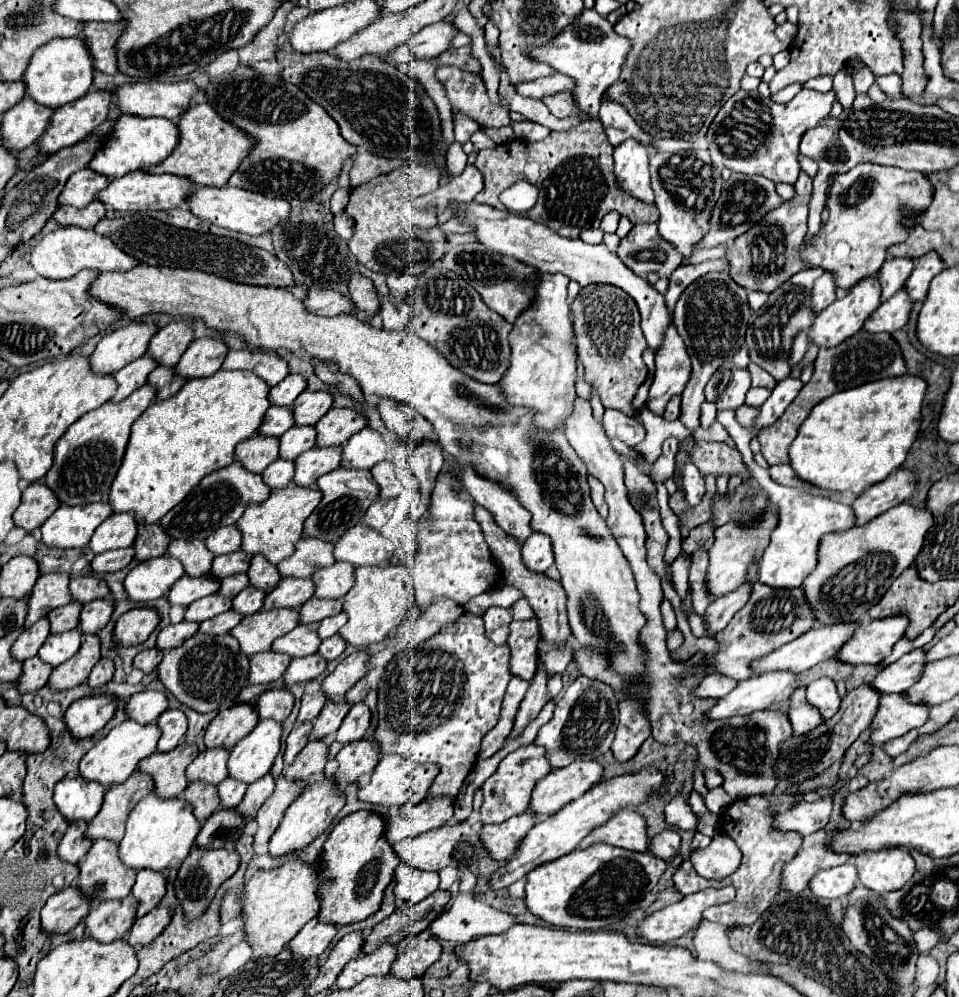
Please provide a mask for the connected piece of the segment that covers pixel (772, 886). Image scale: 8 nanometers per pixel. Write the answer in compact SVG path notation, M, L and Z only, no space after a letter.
M761 795L735 801L723 815L723 831L737 843L737 847L743 853L743 861L739 869L727 877L721 883L707 881L695 873L693 867L685 867L685 861L677 867L673 873L673 885L681 895L697 893L711 885L733 885L737 889L737 895L731 903L725 903L721 907L713 907L707 911L705 919L717 921L725 927L737 927L737 925L751 925L759 919L759 915L771 905L773 897L779 893L779 875L783 865L793 859L793 855L801 849L801 835L799 833L781 833L777 829L771 829L773 813L767 809L771 803L763 799Z

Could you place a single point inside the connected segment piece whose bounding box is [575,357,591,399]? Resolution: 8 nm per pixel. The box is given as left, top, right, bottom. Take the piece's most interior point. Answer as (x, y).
(583, 388)

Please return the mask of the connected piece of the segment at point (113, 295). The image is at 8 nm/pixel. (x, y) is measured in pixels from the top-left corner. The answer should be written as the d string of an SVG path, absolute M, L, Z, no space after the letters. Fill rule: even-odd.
M139 263L139 267L133 267L123 273L99 273L97 279L91 283L89 295L105 305L119 309L125 319L139 319L147 313L169 313L193 319L199 317L209 327L215 327L223 333L239 333L249 345L265 351L305 349L309 357L337 363L339 371L359 381L361 391L365 395L387 397L413 407L433 425L439 443L447 455L451 455L461 467L471 467L473 471L477 471L477 475L495 481L507 489L513 489L517 501L533 515L533 531L543 533L551 539L555 565L561 575L561 585L567 593L567 613L575 643L609 651L611 665L619 673L639 673L645 669L645 653L637 643L639 629L643 627L645 617L639 613L637 607L639 593L635 589L631 567L623 557L617 541L613 539L613 533L609 531L605 519L593 507L593 501L589 497L585 463L581 463L561 429L545 431L533 425L533 409L511 405L505 401L505 393L499 387L469 379L469 375L457 371L433 345L425 343L415 333L377 329L371 323L365 323L353 315L313 315L311 311L307 311L305 303L287 289L237 285L217 275L201 271L151 267Z

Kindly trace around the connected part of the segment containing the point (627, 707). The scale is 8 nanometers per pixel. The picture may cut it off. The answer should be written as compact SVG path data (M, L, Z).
M623 697L619 703L619 711L621 717L619 717L619 727L611 751L615 761L627 763L627 759L633 759L633 755L639 751L641 743L647 737L651 737L651 725L637 699Z

